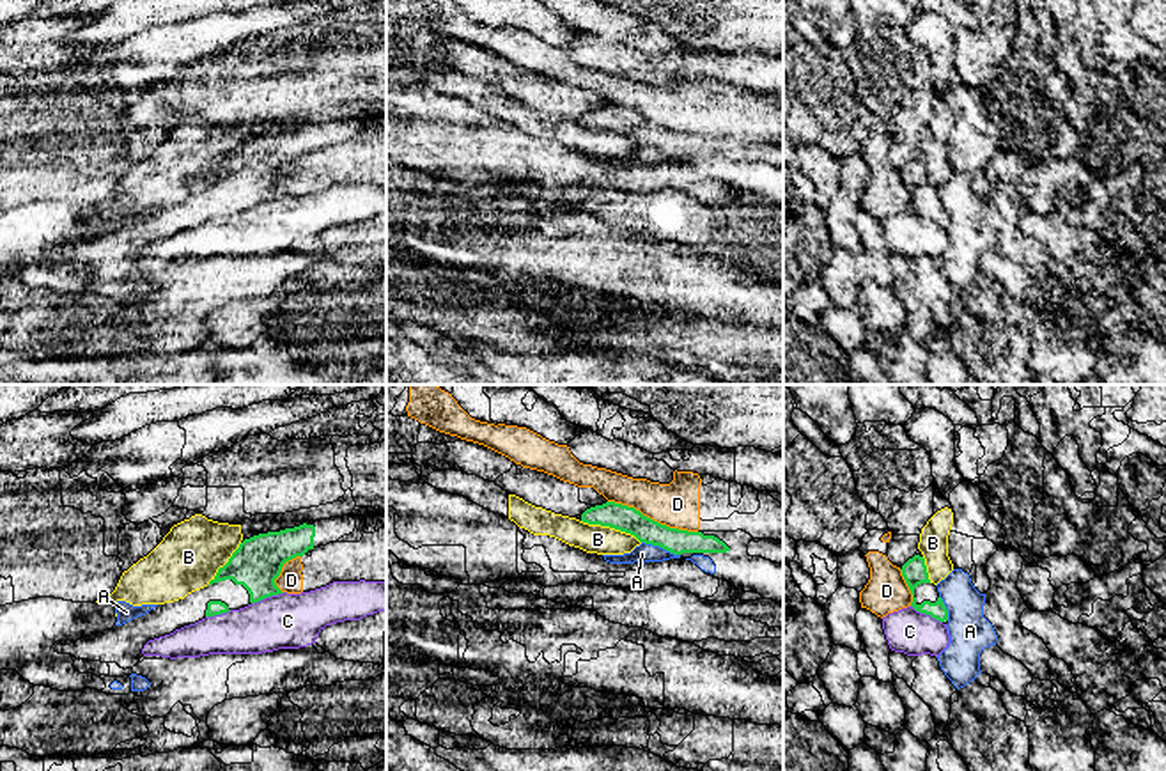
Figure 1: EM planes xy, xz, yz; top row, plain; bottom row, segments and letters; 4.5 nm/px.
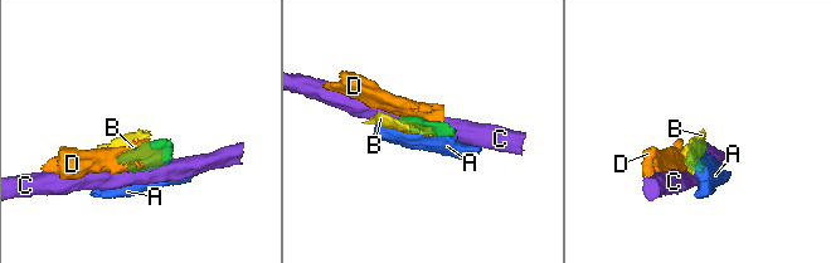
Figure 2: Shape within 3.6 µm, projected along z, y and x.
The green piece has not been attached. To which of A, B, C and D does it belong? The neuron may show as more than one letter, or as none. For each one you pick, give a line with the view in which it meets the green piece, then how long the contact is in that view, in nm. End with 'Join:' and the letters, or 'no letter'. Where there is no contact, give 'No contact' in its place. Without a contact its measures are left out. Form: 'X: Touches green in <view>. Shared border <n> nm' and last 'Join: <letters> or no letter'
Join: no letter

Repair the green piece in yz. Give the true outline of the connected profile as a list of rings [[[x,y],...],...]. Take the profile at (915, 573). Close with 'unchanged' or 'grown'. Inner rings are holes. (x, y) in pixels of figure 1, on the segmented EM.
[[[914,555],[902,565],[900,571],[913,594],[911,606],[920,613],[948,624],[948,610],[939,597],[937,587],[929,580],[925,558]]]; grown

